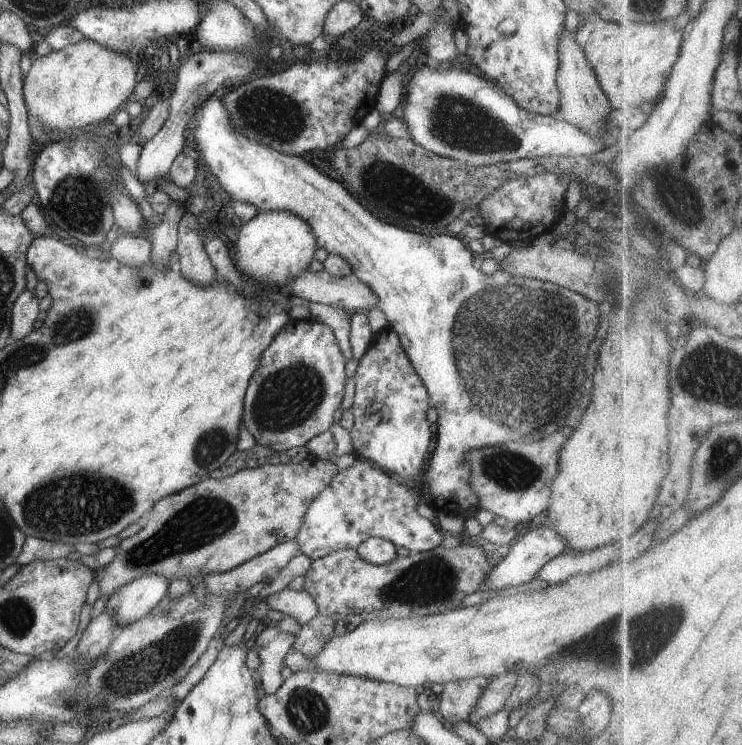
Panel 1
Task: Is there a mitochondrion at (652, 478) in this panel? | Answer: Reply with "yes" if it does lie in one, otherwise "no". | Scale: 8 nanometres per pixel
no

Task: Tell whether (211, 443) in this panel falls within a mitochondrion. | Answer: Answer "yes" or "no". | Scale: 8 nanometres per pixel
yes

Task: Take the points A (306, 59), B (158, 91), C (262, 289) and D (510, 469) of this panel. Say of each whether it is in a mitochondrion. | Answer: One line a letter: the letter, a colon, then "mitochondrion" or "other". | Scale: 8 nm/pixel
A: other
B: other
C: other
D: mitochondrion

